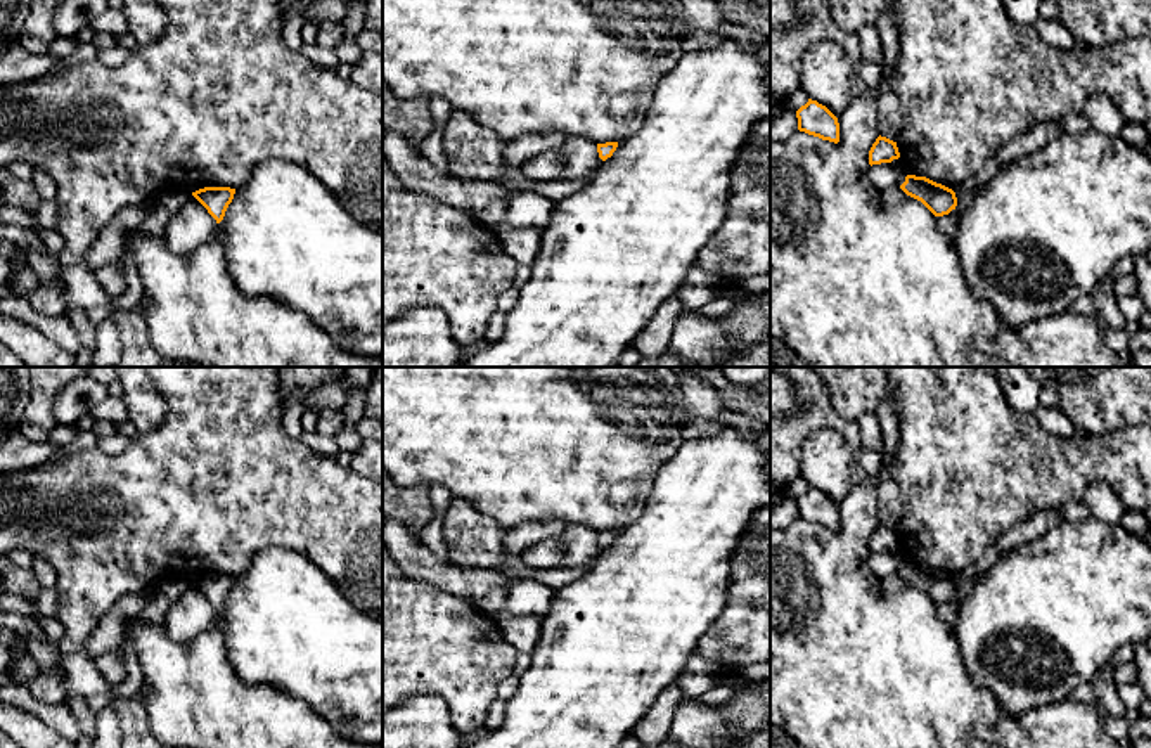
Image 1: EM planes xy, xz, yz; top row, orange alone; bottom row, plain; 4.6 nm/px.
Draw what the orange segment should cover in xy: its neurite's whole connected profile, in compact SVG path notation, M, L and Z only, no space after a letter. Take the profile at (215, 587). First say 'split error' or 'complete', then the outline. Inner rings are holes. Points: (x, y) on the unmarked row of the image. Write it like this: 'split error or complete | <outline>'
complete | M204 575L192 584L208 597L208 601L220 611L232 590L235 577L230 575Z

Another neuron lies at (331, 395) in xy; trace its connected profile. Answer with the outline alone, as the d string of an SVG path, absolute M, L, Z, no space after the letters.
M343 376L320 386L310 395L310 409L320 412L324 409L338 409L343 412L346 402Z

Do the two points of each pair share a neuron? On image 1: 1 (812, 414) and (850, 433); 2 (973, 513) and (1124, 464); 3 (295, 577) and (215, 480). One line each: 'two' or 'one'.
1: one
2: one
3: two

